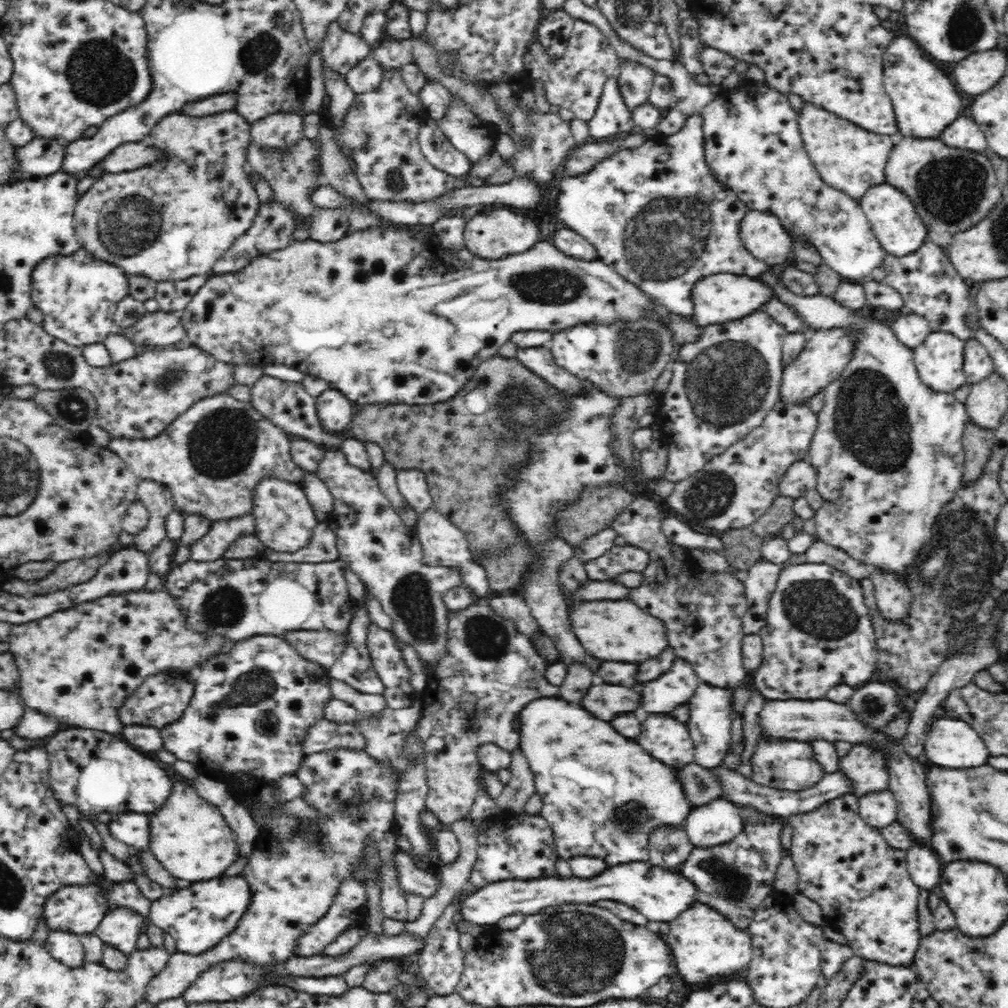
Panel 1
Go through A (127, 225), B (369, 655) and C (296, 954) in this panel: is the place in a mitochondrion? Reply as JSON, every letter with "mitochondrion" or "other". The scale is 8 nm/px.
{"A":"mitochondrion","B":"other","C":"other"}

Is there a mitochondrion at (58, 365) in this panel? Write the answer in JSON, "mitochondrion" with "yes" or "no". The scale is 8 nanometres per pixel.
{"mitochondrion":"yes"}

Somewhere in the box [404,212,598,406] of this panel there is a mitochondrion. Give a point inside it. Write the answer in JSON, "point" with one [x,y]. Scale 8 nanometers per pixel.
{"point":[555,286]}

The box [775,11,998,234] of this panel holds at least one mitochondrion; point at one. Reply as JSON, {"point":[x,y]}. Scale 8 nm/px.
{"point":[955,183]}

